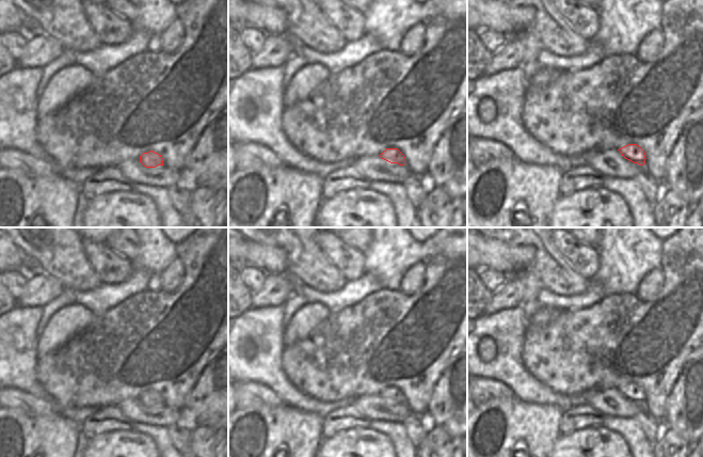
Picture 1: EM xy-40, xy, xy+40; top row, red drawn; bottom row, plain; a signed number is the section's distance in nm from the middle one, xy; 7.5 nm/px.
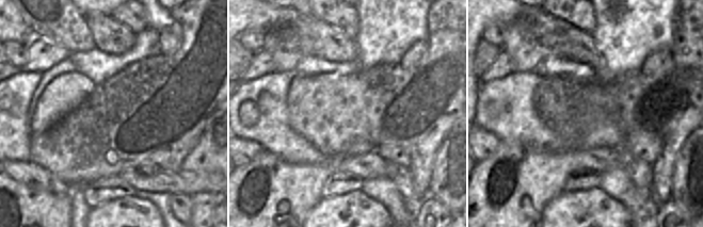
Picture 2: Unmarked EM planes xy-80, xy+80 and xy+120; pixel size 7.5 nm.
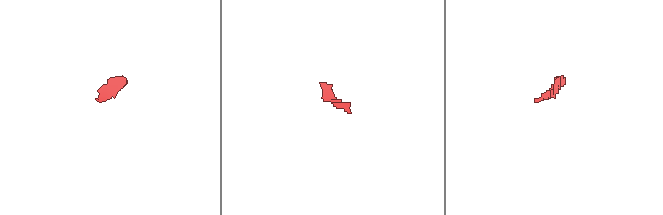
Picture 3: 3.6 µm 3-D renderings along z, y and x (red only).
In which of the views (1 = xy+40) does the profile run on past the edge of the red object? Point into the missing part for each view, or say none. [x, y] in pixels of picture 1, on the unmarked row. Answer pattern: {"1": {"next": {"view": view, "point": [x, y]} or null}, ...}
{"1": {"next": null}}

